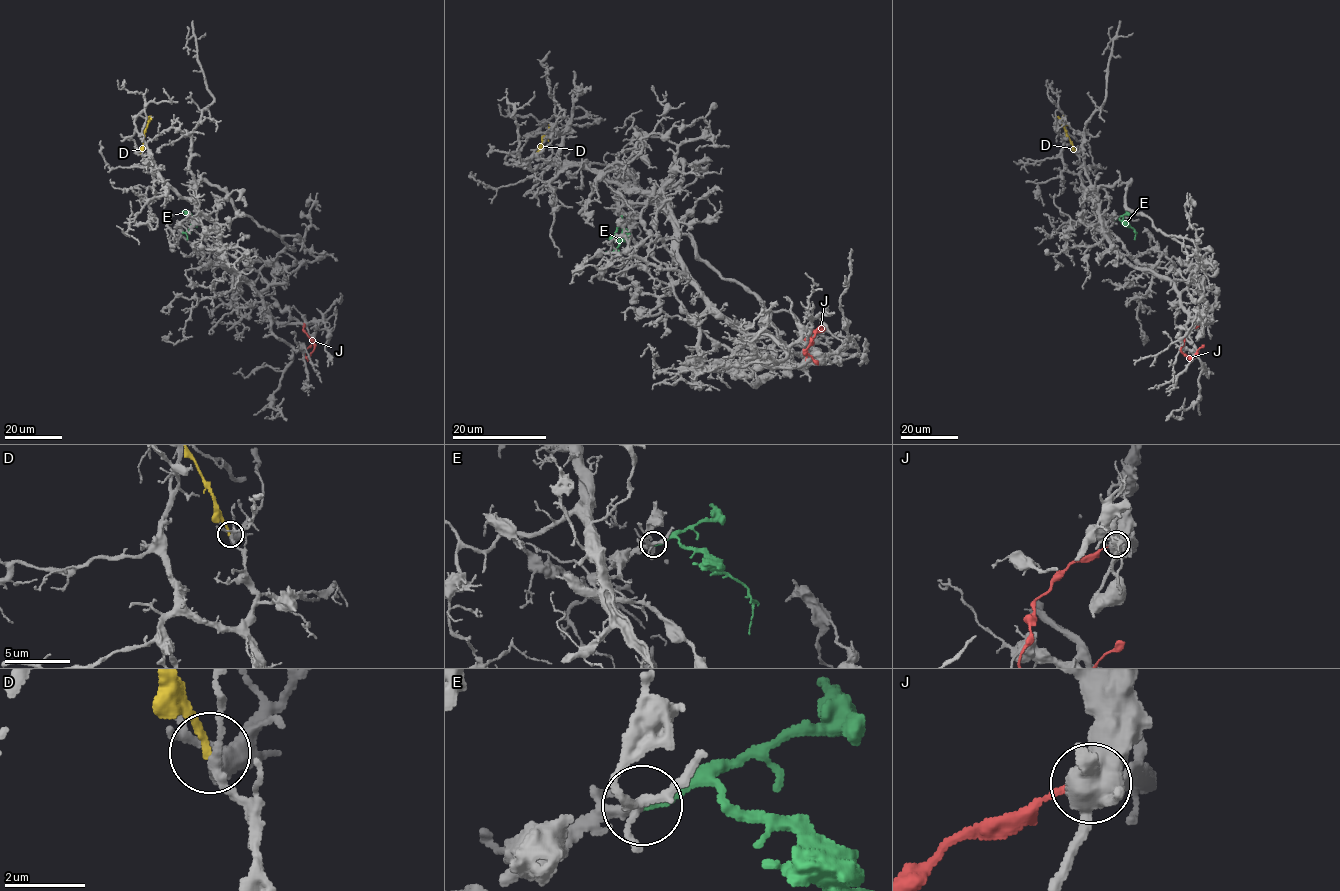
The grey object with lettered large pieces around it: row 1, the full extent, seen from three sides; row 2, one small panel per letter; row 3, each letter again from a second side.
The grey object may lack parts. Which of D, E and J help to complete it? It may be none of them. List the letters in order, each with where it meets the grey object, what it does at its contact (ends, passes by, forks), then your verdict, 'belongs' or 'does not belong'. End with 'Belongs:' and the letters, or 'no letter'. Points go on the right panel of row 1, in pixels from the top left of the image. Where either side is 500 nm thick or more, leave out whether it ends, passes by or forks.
D: (1076, 153) | it ends | does not belong
E: (1113, 220) | it ends | belongs
J: (1202, 323) | does not belong
Belongs: E

